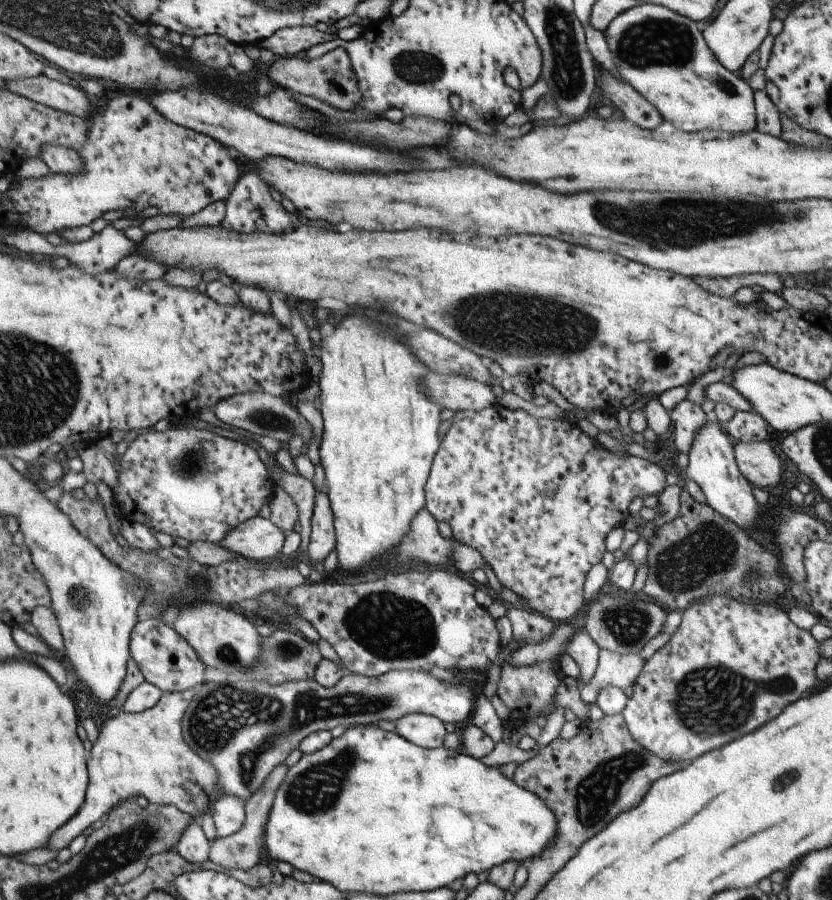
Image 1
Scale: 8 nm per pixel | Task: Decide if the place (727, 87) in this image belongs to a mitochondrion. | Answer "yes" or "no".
yes

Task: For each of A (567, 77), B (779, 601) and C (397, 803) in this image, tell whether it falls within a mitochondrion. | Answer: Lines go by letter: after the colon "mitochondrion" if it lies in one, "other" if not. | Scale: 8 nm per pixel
A: mitochondrion
B: other
C: other

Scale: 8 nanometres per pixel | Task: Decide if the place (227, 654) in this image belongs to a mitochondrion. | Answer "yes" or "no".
yes

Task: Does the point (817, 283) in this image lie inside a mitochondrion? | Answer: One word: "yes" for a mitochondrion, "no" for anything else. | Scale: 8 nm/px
no

